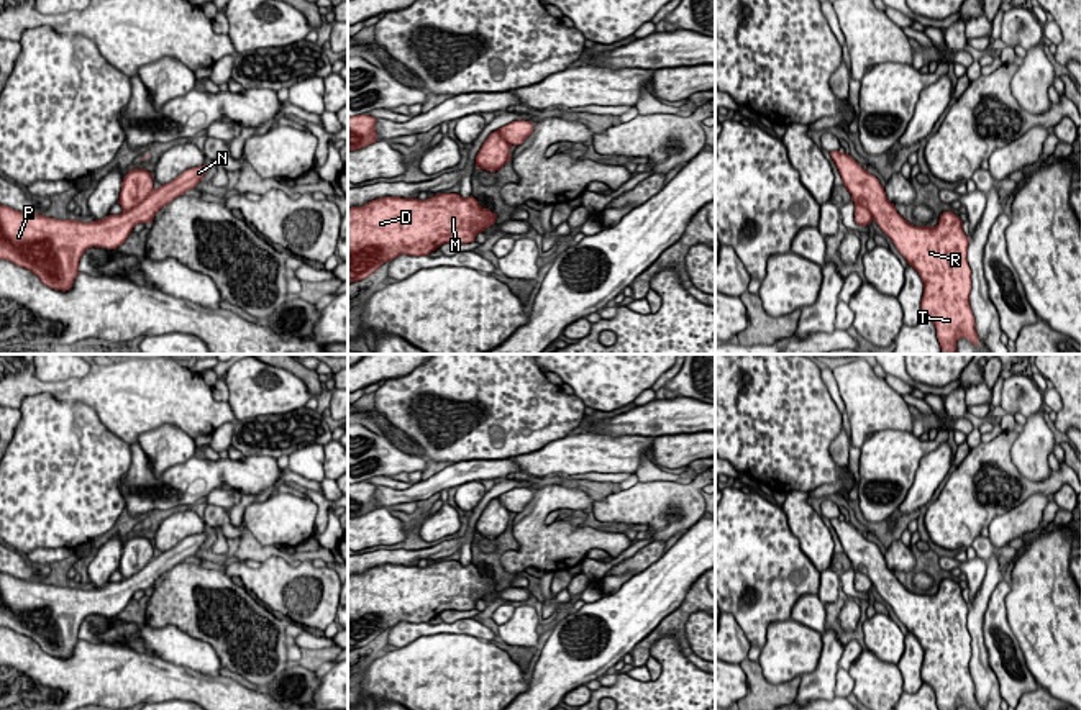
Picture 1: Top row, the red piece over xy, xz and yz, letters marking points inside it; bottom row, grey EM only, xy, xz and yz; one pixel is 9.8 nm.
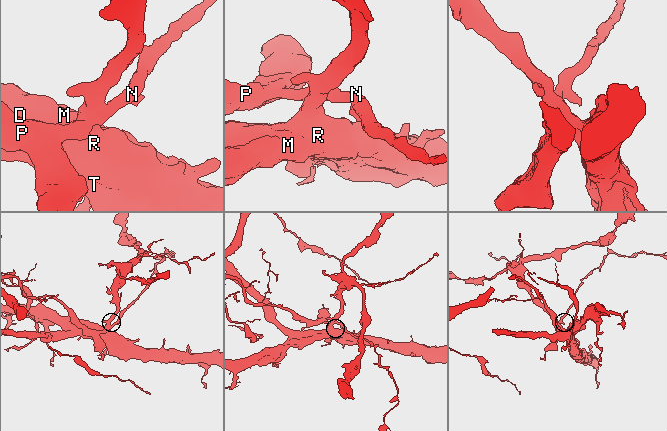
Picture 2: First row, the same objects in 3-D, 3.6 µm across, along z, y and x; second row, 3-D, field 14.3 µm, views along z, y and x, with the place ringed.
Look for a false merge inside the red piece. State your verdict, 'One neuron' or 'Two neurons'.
Two neurons

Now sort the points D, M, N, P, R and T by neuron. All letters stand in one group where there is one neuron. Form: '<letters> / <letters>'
D M R T / N P

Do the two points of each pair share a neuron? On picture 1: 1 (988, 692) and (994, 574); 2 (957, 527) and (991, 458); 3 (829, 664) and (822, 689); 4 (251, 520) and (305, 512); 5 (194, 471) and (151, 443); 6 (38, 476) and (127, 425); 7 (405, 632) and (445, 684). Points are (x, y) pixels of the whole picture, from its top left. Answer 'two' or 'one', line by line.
1: one
2: one
3: one
4: one
5: two
6: two
7: two

